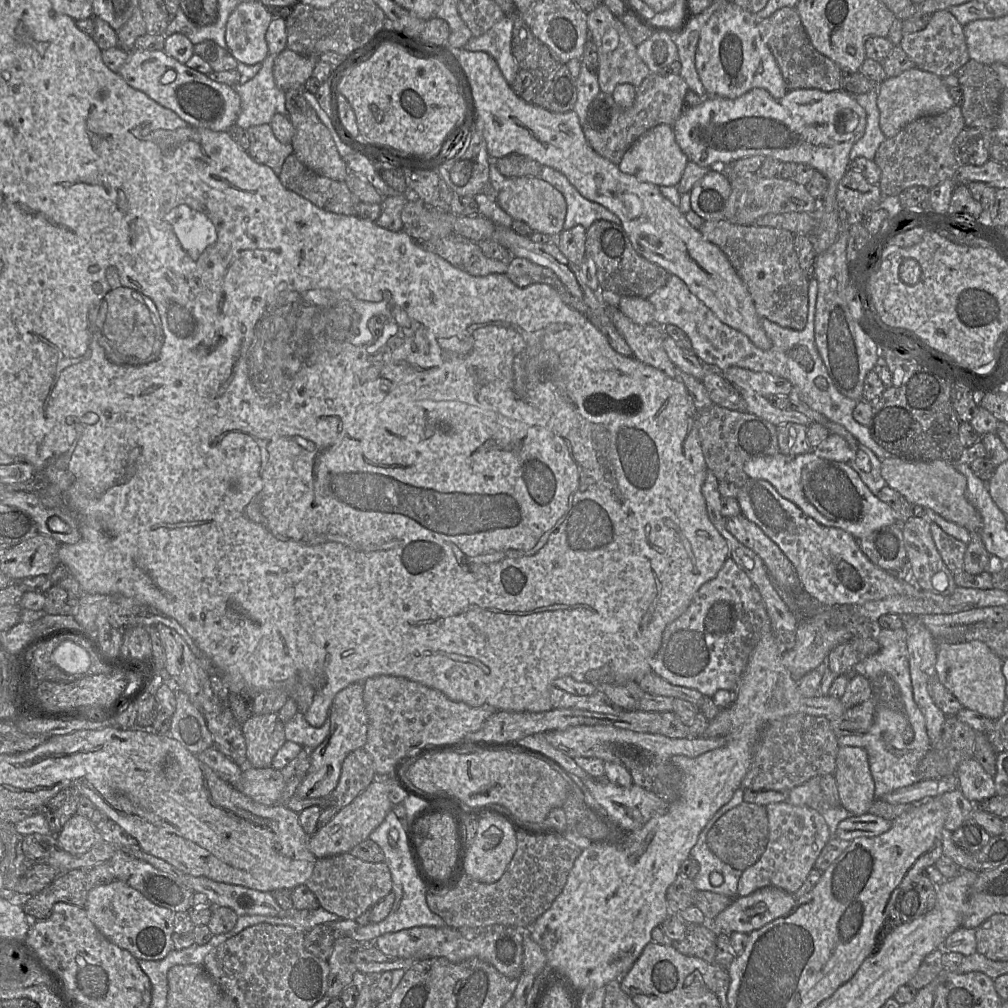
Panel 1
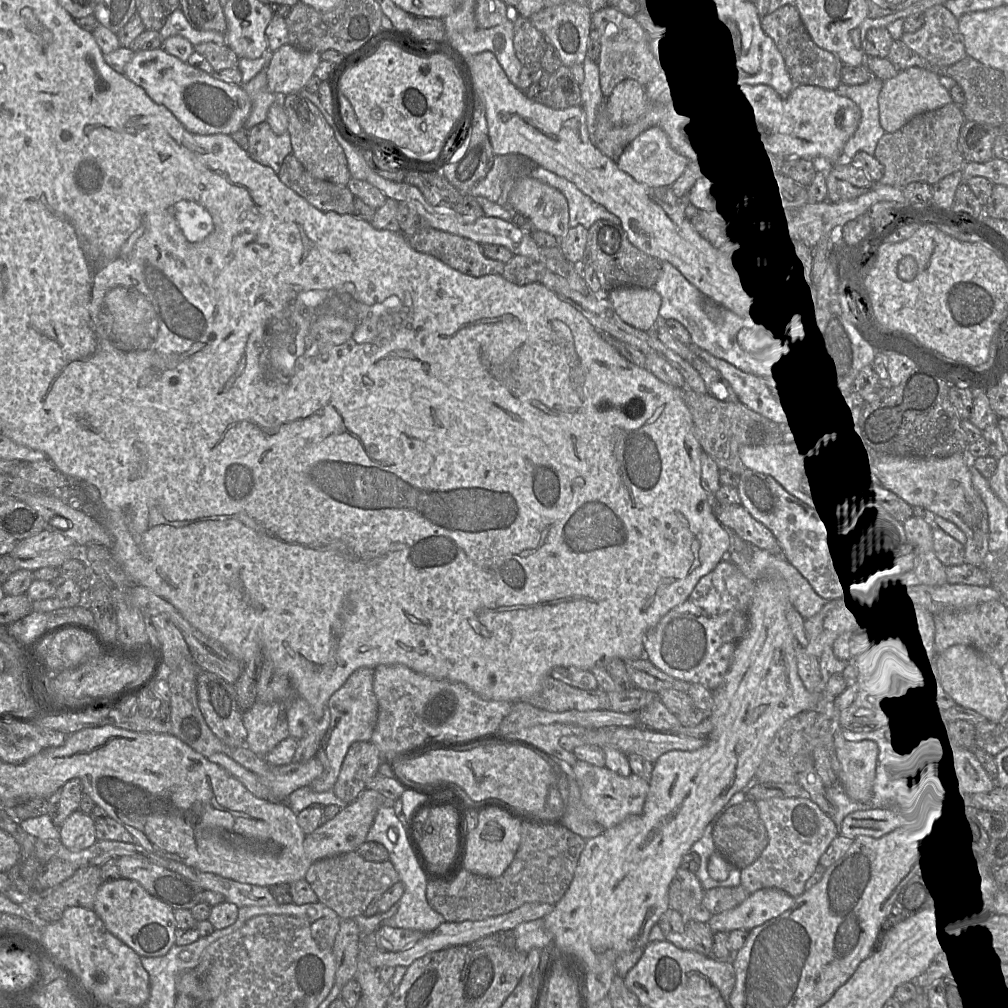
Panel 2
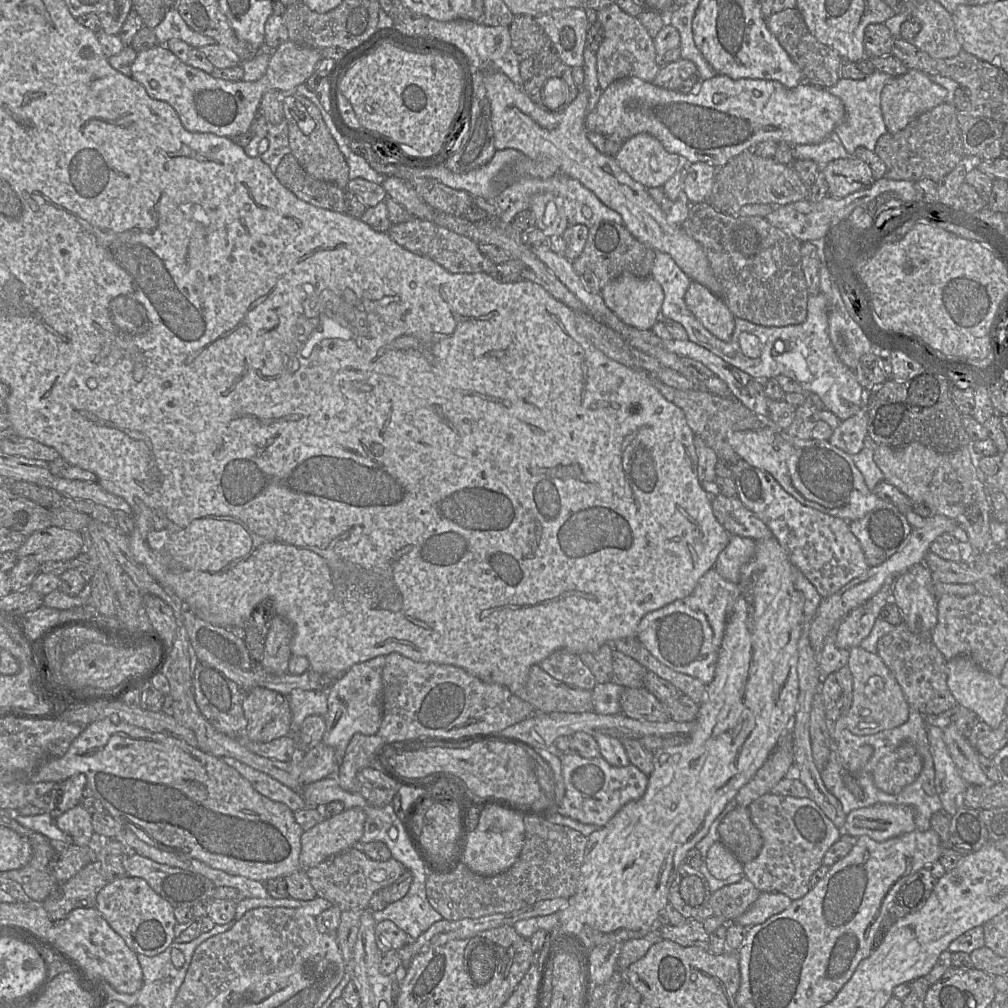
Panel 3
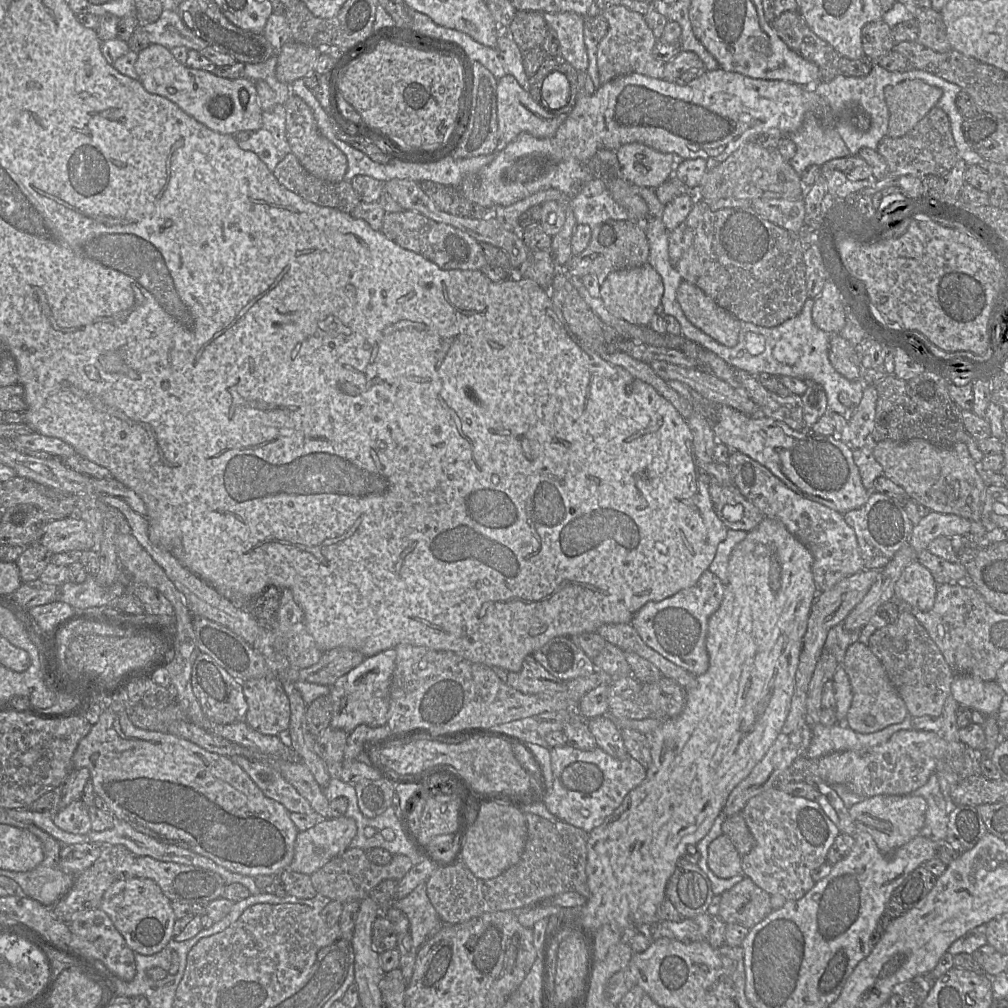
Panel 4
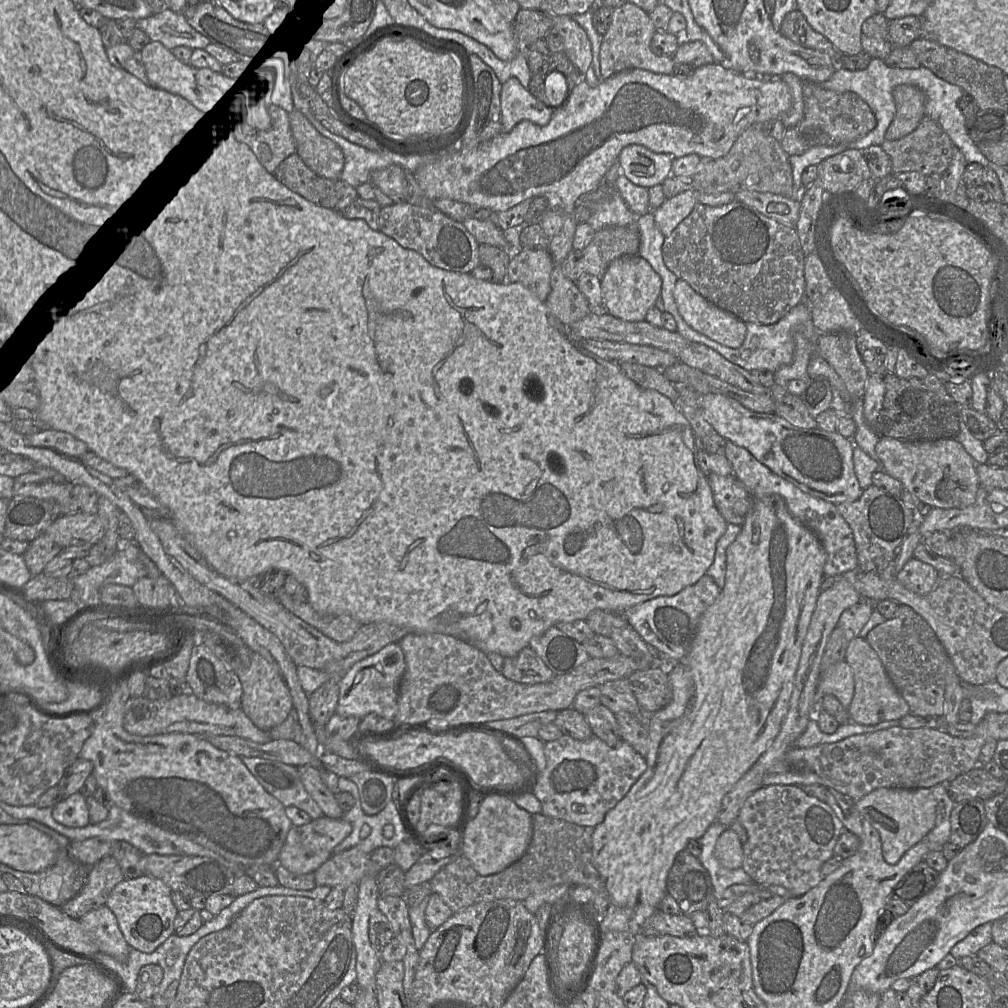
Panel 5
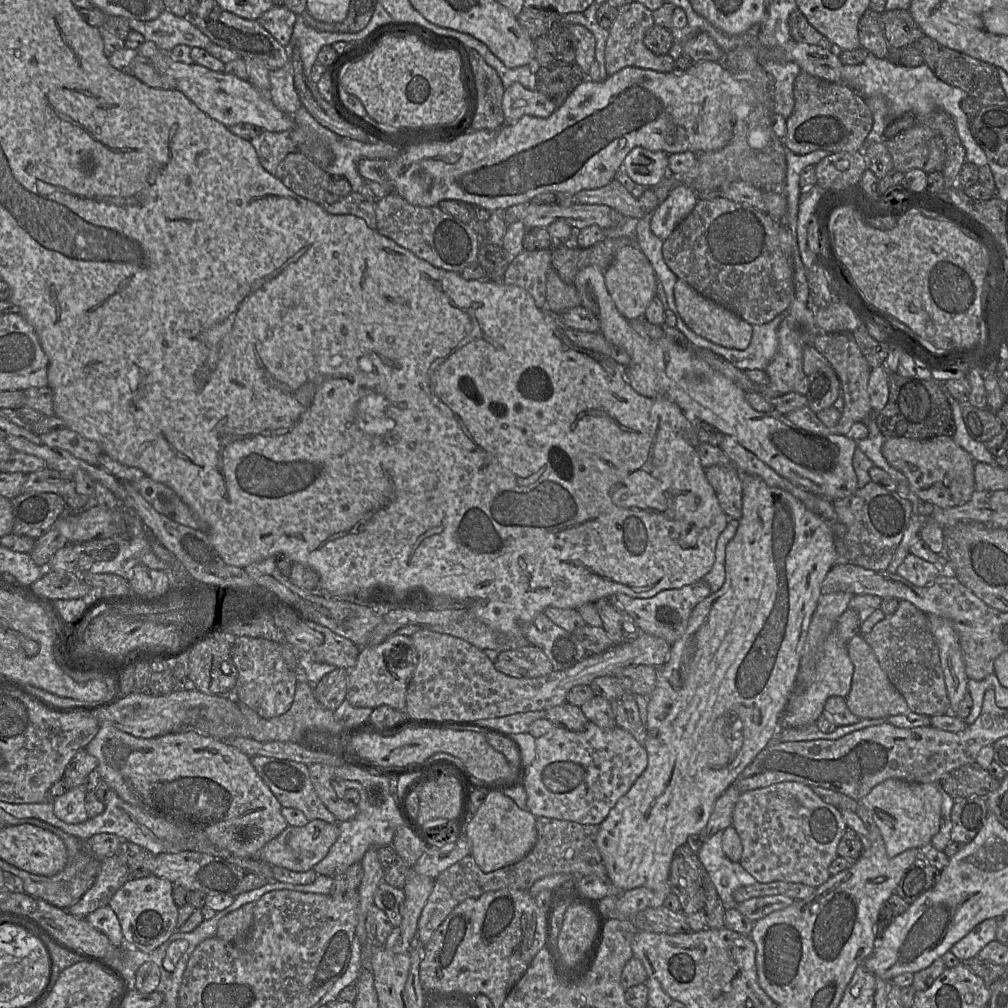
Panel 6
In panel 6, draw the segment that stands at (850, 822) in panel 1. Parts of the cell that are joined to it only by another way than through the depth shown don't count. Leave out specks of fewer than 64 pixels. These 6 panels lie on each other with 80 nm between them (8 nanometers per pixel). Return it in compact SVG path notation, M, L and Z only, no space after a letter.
M890 778L876 785L859 804L871 814L891 858L911 848L925 850L940 829L942 792L936 783Z

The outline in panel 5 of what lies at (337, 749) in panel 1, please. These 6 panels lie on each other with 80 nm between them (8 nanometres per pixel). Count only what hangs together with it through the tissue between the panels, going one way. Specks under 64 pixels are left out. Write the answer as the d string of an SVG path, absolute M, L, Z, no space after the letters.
M387 644L377 653L358 662L338 679L339 697L336 714L342 717L363 718L369 713L376 713L394 720L398 710L398 689L406 668L404 653L398 644Z

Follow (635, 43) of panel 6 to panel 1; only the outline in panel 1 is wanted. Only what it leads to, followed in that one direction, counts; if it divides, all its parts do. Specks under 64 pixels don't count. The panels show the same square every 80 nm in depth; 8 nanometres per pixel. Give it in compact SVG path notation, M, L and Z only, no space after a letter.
M601 3L587 14L587 28L589 39L597 48L597 79L603 93L612 94L617 85L624 83L638 87L651 73L638 56L637 47L633 44L625 26L604 4Z

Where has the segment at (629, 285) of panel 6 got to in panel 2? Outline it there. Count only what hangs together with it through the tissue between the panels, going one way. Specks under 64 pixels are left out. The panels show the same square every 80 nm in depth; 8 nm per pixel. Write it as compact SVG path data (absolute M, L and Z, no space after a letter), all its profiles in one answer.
M617 287L606 297L620 319L637 329L648 331L659 316L662 300L653 288Z

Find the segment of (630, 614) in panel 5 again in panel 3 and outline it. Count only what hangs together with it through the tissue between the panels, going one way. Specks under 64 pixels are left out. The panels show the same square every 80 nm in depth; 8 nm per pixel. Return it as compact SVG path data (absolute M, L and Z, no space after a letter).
M712 567L698 580L690 595L644 615L636 637L662 664L707 685L714 679L726 624L738 596L738 584L723 578Z

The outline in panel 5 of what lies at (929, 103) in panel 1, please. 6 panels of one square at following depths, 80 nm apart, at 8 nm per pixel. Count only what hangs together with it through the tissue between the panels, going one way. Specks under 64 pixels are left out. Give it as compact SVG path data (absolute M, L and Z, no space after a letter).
M908 84L896 86L892 91L896 114L885 132L885 140L900 139L914 131L924 117L925 94Z

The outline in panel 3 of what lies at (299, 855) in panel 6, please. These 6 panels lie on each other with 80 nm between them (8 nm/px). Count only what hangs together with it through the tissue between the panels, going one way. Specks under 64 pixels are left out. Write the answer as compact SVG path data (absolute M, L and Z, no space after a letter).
M359 807L344 809L341 813L324 818L301 835L300 864L303 870L313 868L321 862L357 845L364 832L366 815Z

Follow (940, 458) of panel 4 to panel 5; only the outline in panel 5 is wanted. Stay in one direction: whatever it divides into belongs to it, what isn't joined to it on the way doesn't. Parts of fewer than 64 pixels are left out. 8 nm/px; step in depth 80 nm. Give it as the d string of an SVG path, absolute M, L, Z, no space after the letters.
M881 437L875 446L884 471L901 481L904 490L933 508L966 508L976 501L980 487L976 462L956 438L934 441L904 441Z

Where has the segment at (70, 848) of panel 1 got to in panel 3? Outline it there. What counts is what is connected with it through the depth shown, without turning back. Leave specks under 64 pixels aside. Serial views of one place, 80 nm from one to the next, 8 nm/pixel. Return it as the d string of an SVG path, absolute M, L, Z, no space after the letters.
M80 804L58 816L55 823L60 830L72 837L75 845L86 846L96 841L91 812Z

